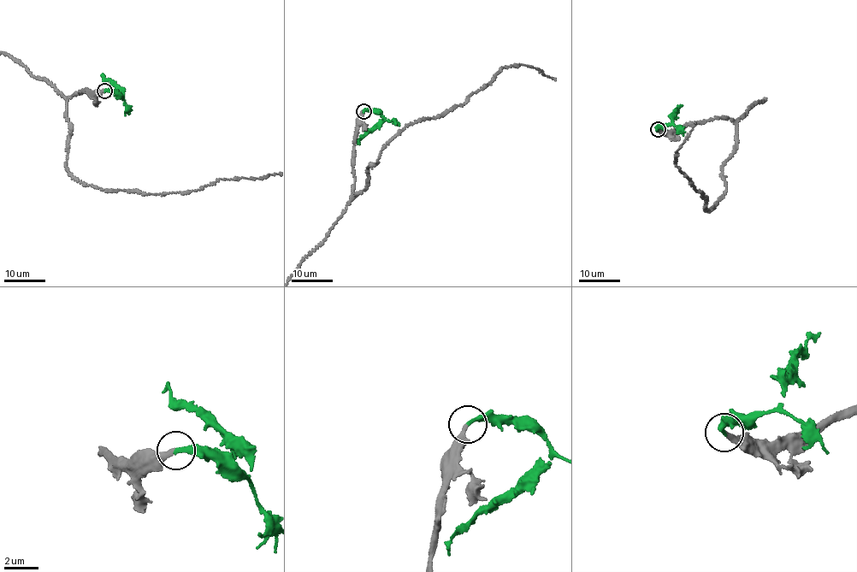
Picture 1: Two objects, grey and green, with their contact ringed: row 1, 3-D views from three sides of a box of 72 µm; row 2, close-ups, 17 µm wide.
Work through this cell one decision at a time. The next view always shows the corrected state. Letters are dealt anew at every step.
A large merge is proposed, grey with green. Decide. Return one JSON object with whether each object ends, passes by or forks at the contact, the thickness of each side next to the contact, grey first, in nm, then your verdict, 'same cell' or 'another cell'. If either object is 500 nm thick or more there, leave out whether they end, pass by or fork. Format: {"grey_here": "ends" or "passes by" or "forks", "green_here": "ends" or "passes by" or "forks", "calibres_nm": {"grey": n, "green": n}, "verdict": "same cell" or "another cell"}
{"grey_here": "ends", "green_here": "ends", "calibres_nm": {"grey": 240, "green": 280}, "verdict": "same cell"}

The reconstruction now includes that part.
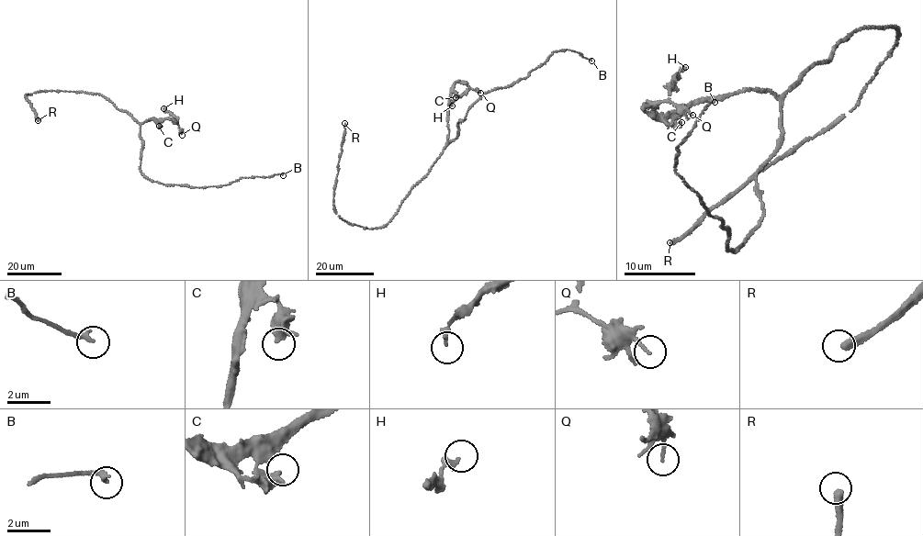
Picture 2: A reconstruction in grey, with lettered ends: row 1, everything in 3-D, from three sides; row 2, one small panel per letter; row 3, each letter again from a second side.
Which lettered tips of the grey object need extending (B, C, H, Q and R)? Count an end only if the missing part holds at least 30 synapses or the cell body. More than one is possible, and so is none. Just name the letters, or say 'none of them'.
R

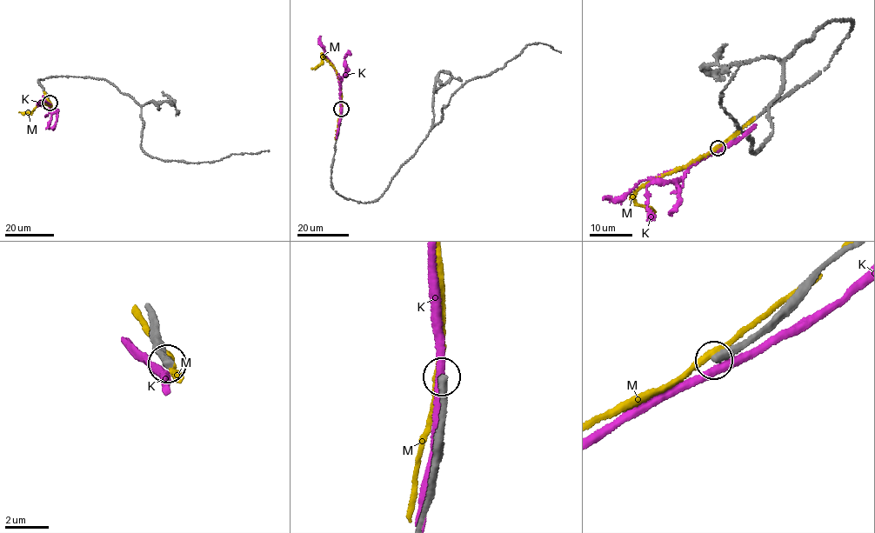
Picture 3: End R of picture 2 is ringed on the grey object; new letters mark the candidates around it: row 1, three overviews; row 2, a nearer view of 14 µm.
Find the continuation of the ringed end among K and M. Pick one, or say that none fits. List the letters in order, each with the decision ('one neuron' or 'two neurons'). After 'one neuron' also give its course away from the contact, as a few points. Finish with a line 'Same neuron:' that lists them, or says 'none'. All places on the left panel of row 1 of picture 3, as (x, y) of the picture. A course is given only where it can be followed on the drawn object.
K: two neurons
M: two neurons
Same neuron: none

